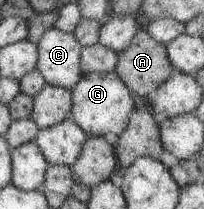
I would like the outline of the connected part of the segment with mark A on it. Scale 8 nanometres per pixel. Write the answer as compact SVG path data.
M139 28L130 44L117 53L112 71L132 94L144 97L149 97L174 73L166 56L165 45L152 40L146 31Z

